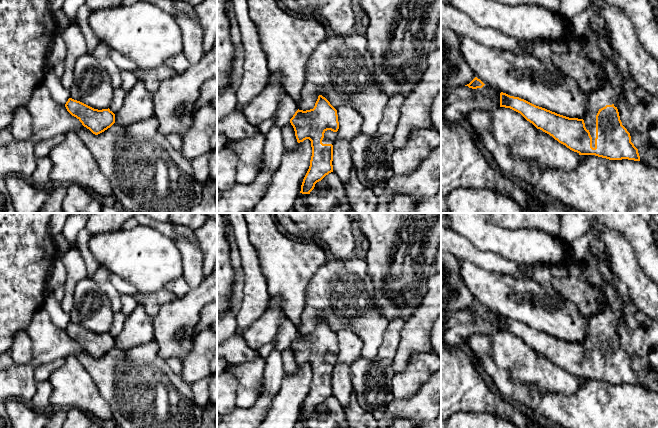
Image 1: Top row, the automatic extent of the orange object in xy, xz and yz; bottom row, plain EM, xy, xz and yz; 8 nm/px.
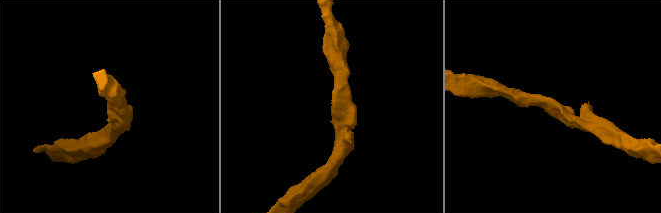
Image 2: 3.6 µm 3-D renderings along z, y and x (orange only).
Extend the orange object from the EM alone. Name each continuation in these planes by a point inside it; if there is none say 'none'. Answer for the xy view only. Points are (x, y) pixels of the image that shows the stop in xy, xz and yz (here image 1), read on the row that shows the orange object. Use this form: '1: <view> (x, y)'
none

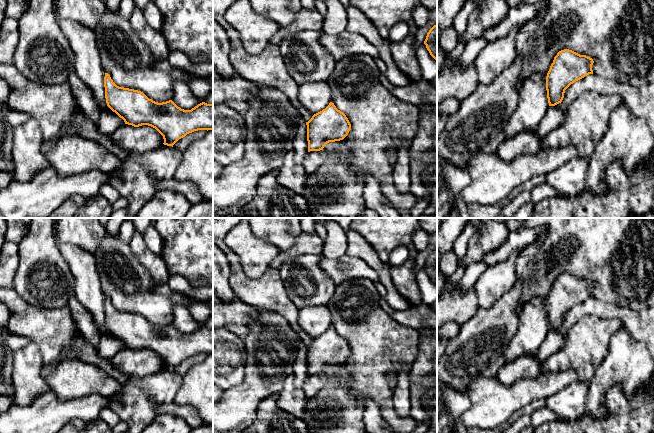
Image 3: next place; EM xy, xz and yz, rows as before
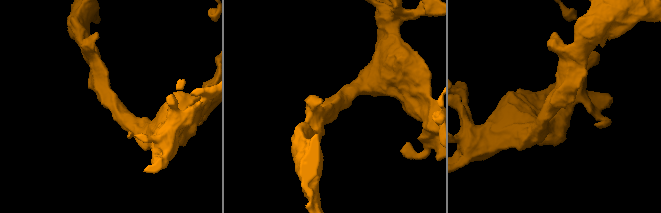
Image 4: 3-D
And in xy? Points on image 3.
none

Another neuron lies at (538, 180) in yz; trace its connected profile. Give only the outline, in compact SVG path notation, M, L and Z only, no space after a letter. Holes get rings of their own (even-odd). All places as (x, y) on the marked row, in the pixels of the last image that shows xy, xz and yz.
M536 176L516 187L505 199L494 205L468 204L468 212L472 218L497 218L503 207L510 203L523 191L531 192L536 186L545 183L545 176Z

